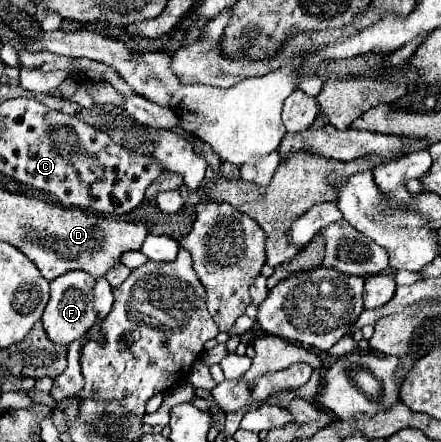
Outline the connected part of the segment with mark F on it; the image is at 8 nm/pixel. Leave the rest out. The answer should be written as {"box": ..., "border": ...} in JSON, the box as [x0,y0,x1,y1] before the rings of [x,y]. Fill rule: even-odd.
{"box":[42,270,96,344],"border":[[[70,270],[58,276],[56,280],[52,280],[52,292],[50,292],[50,300],[44,310],[44,316],[42,316],[42,324],[48,338],[54,344],[70,344],[78,336],[84,336],[94,326],[96,322],[96,312],[92,308],[94,284],[96,284],[94,276],[86,274],[84,270]]]}

